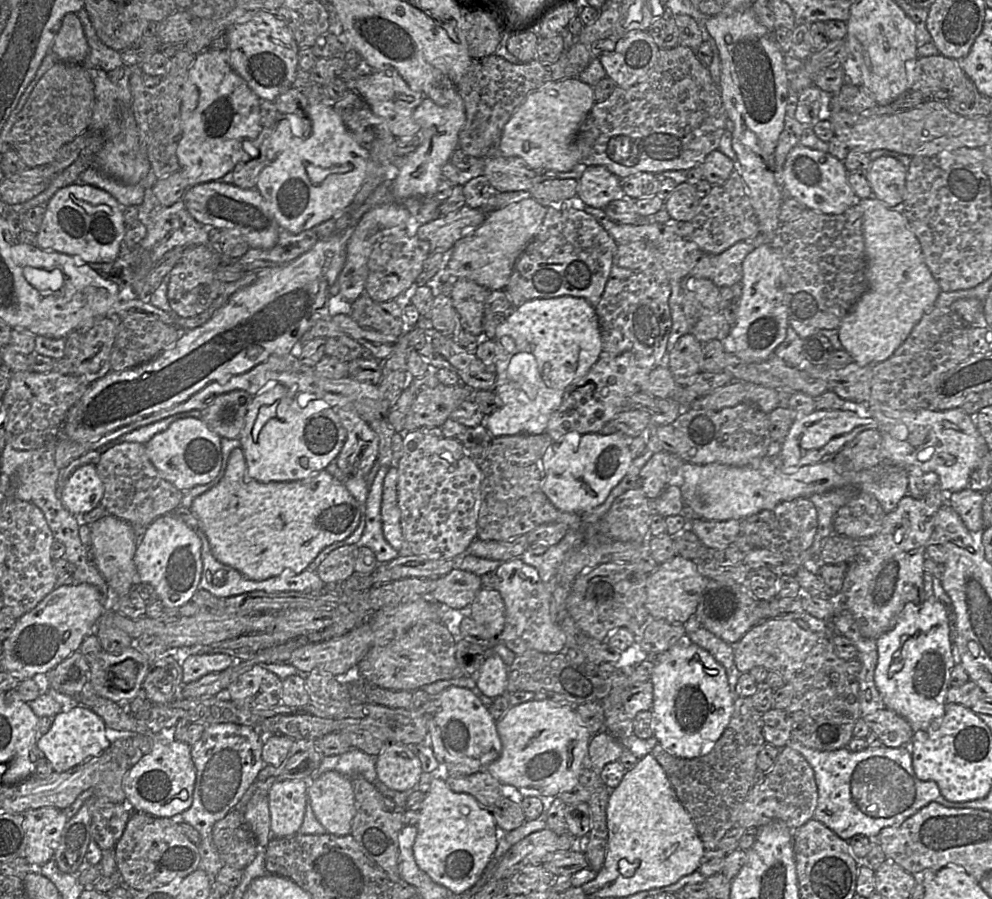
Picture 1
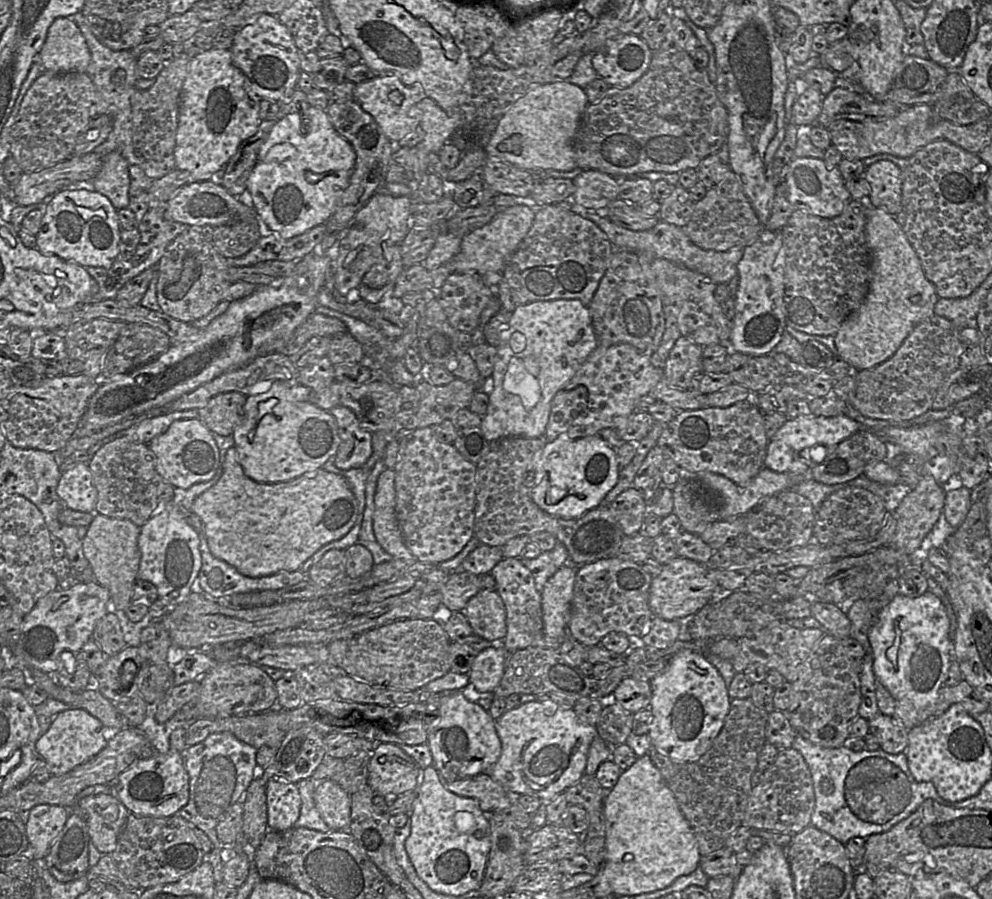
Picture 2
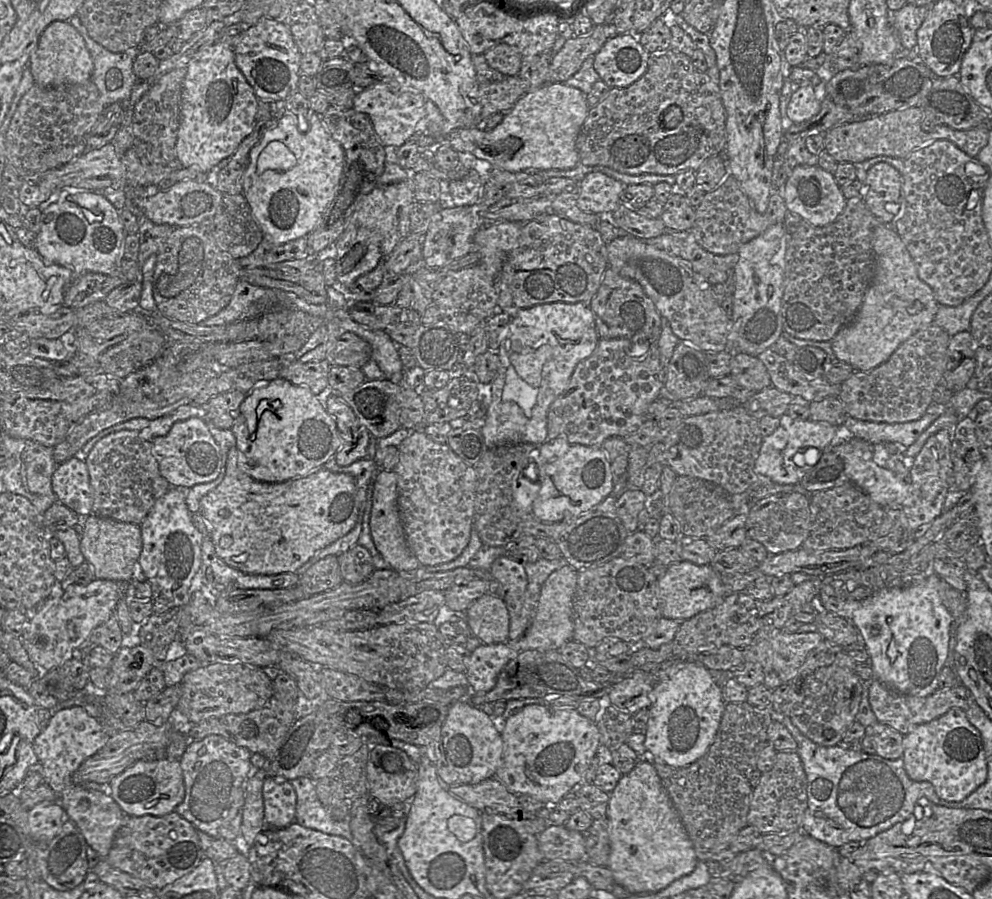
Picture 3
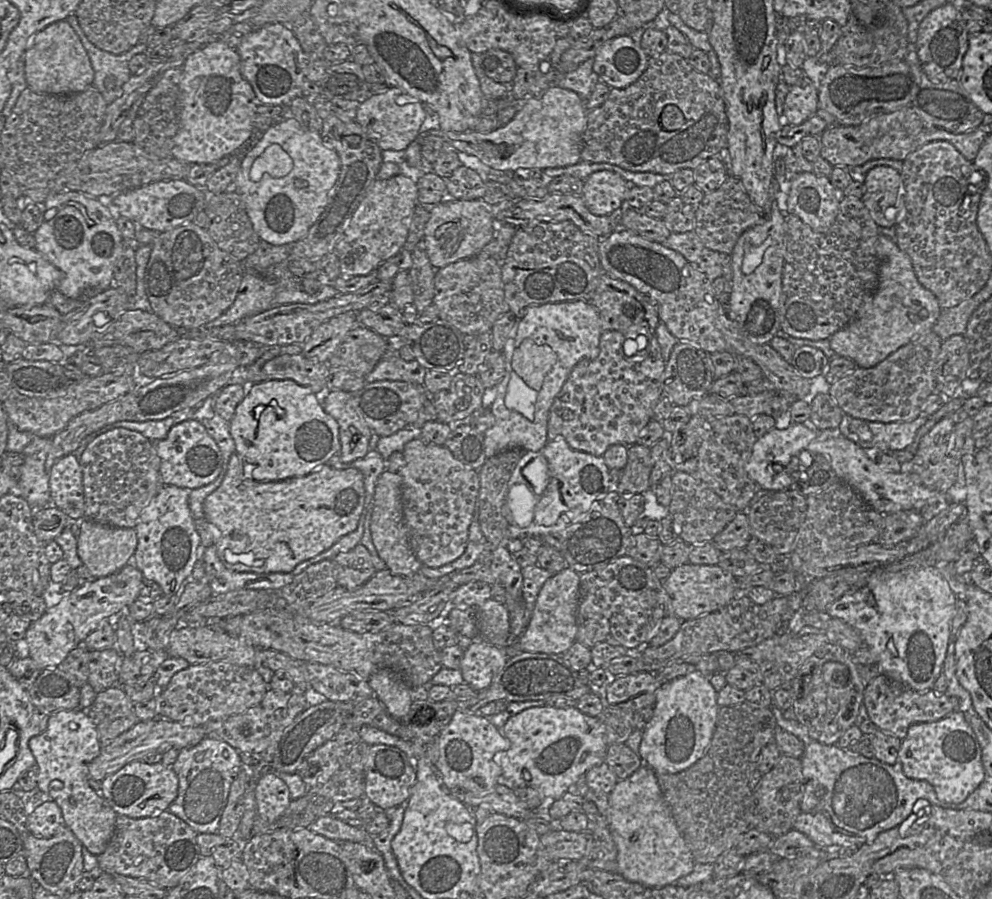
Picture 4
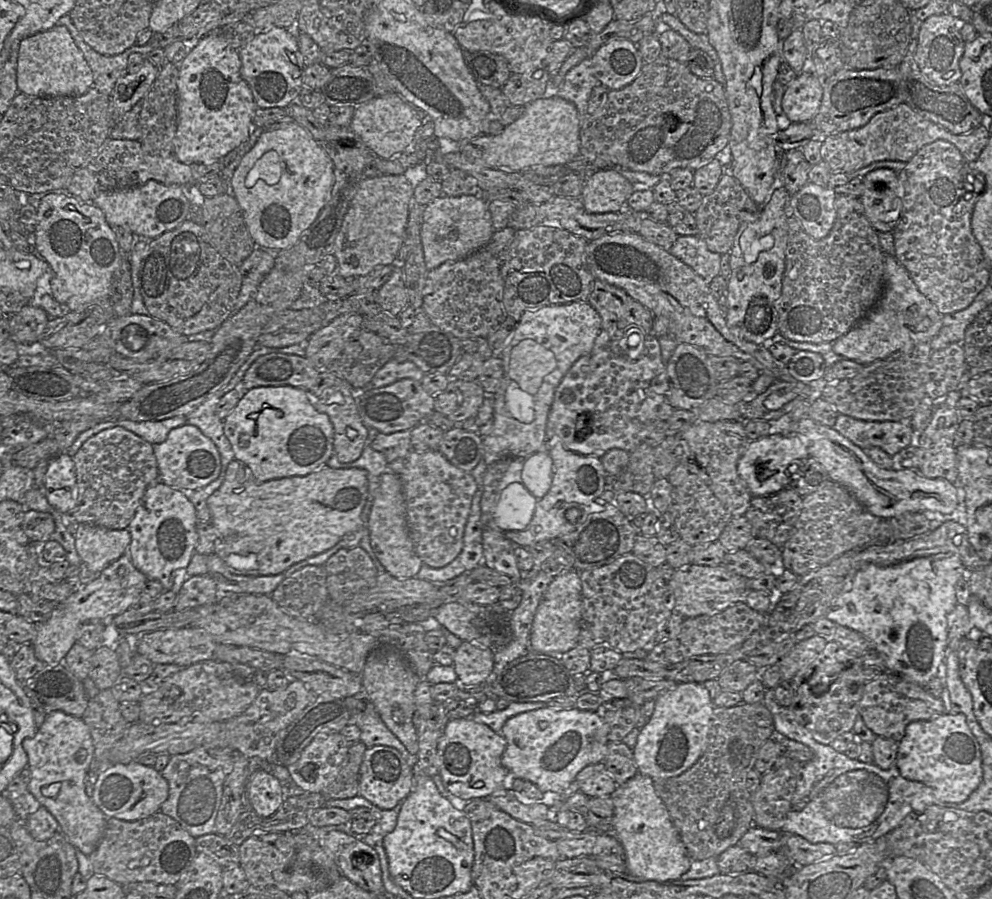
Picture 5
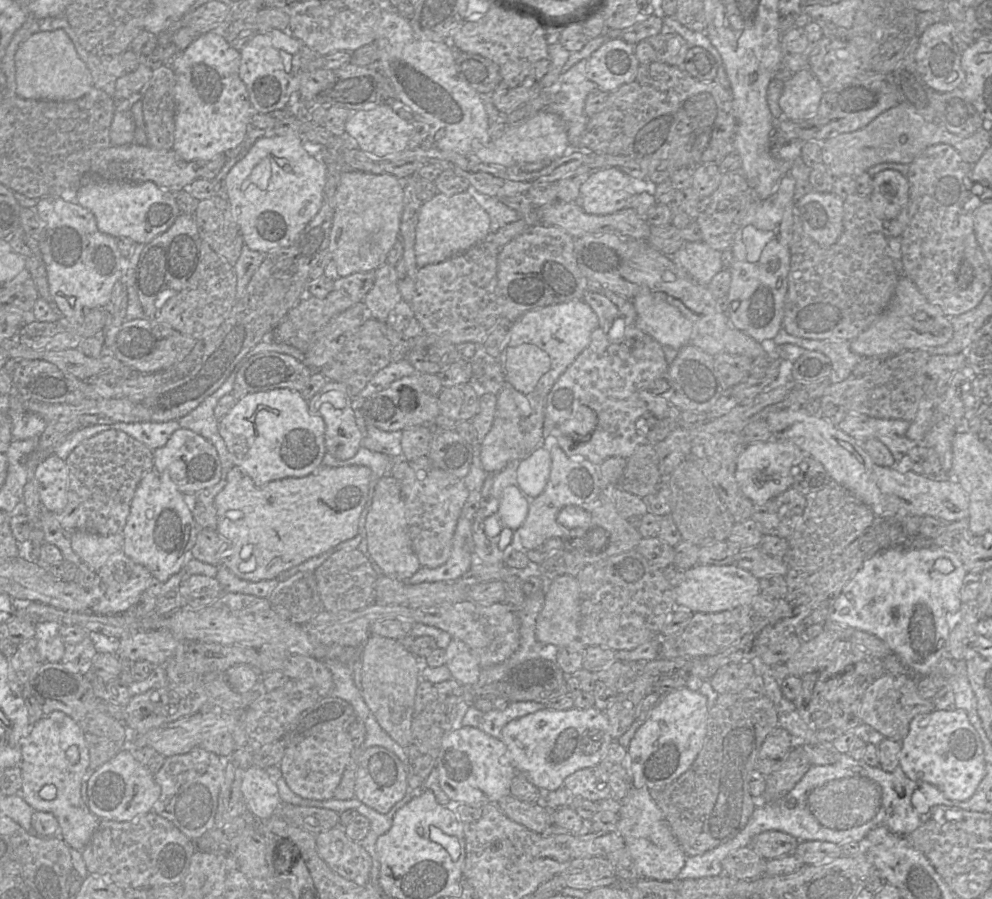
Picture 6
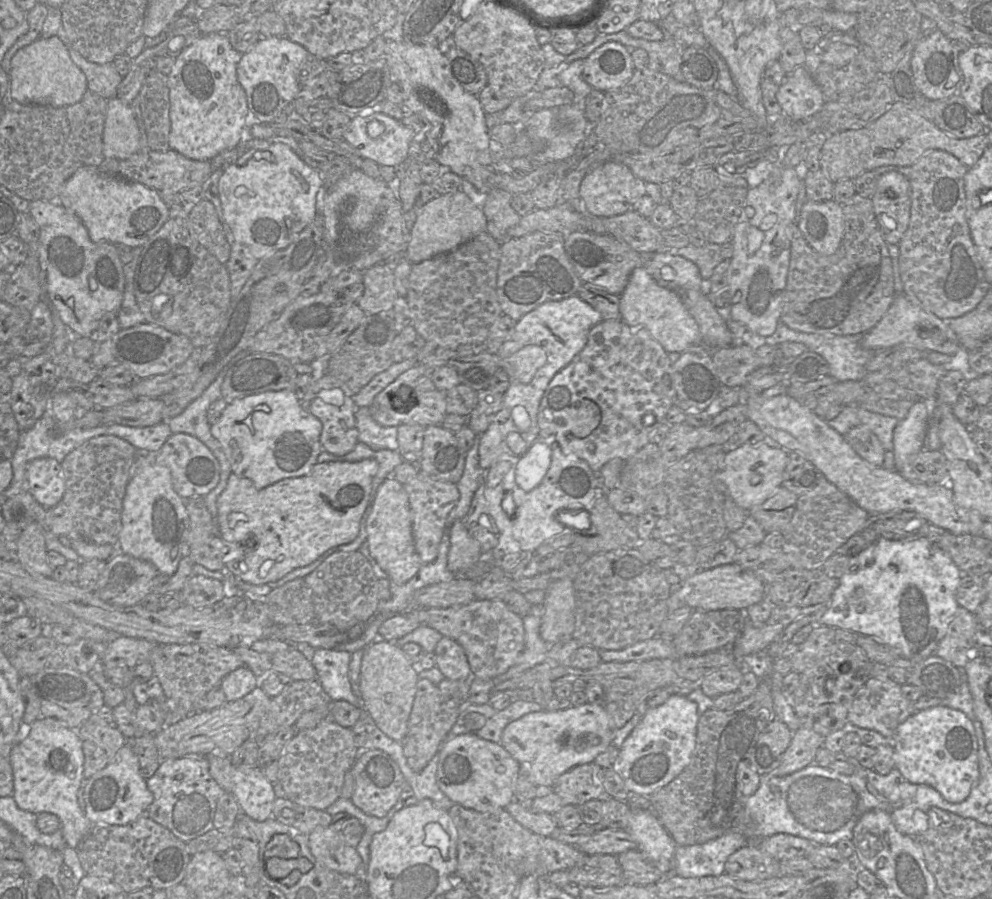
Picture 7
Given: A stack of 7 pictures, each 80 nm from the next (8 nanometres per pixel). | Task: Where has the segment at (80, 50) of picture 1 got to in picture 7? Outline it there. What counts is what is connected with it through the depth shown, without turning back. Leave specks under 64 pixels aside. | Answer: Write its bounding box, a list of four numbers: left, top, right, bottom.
[11,36,87,107]

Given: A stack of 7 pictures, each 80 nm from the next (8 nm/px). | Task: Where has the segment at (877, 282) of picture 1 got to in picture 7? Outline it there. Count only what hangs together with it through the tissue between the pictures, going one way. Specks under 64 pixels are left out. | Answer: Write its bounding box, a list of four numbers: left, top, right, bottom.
[861,294,969,360]

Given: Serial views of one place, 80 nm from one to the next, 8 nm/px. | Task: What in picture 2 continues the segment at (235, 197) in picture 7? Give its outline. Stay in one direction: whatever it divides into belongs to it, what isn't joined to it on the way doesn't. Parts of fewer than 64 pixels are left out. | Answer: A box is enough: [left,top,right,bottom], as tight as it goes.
[247,106,355,239]

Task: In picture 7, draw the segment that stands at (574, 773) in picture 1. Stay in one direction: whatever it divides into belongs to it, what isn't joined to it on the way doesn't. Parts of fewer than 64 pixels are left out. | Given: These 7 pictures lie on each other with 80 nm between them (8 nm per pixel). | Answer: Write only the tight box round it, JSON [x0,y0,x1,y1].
[500,702,616,787]

